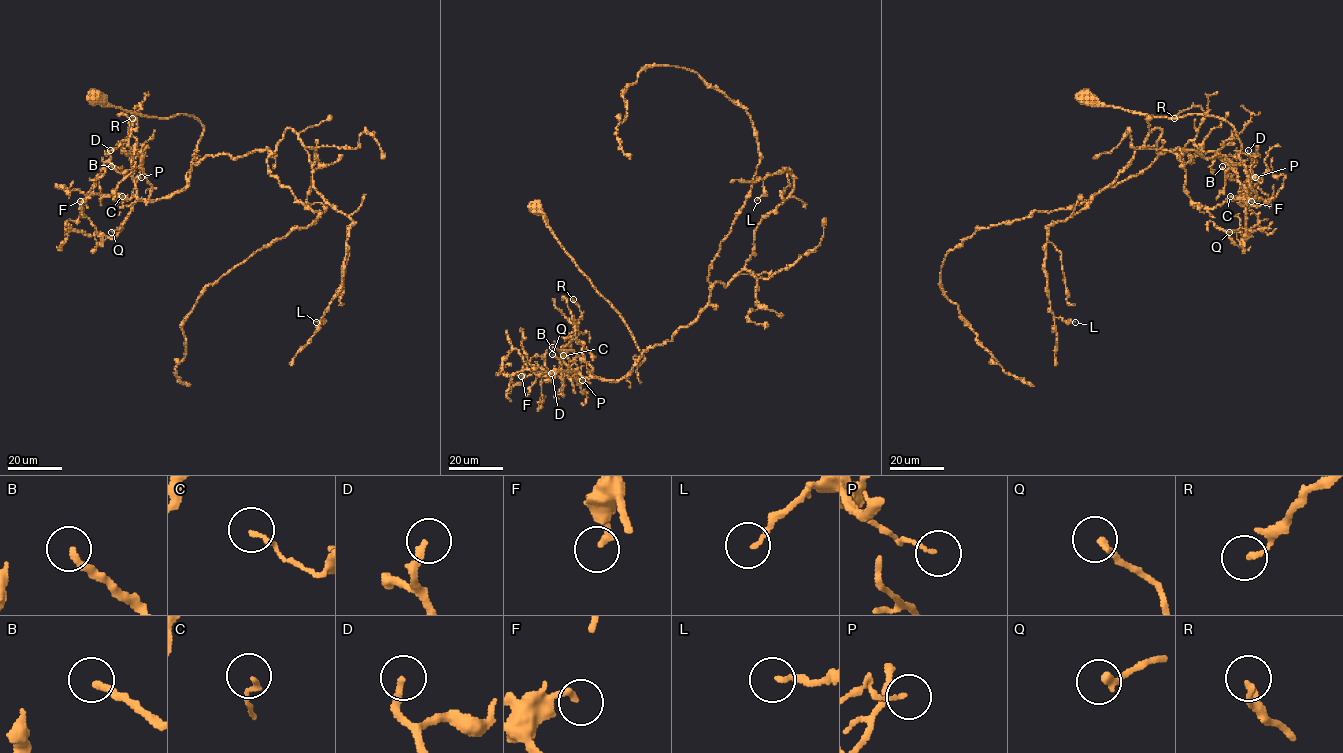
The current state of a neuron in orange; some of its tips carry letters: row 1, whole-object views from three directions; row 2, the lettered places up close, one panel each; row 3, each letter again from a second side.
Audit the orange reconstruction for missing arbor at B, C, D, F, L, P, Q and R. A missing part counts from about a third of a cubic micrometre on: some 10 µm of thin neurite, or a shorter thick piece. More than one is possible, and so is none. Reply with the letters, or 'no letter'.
B, D

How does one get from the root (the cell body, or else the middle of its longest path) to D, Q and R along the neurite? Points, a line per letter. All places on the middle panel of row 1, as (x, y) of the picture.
D: (535, 207), (620, 315), (644, 358), (615, 380), (551, 373)
Q: (535, 207), (576, 266), (620, 315), (644, 359), (621, 379), (606, 380), (563, 370), (552, 354)
R: (535, 207), (620, 315), (642, 362), (621, 379), (592, 377), (570, 319), (576, 329), (581, 312), (573, 299)

